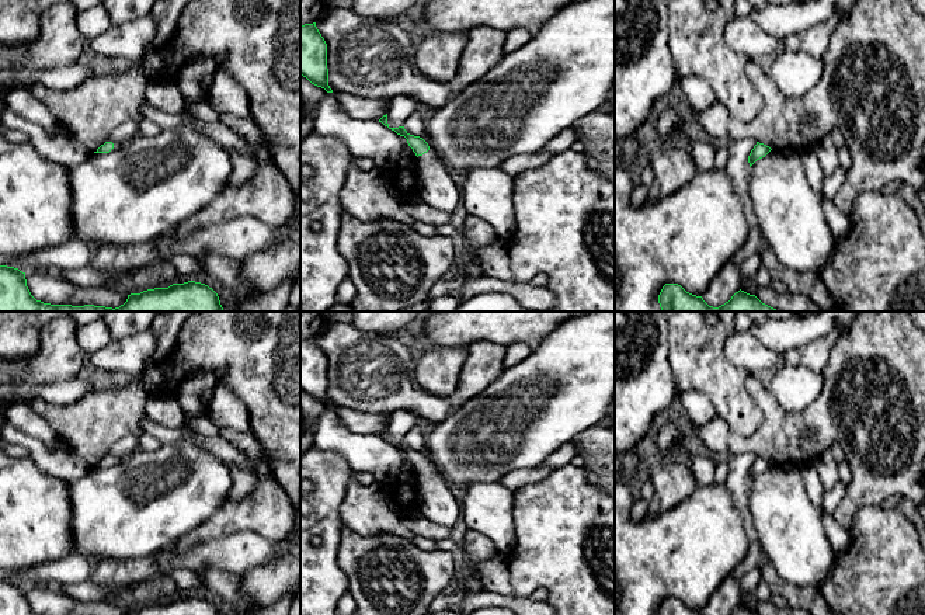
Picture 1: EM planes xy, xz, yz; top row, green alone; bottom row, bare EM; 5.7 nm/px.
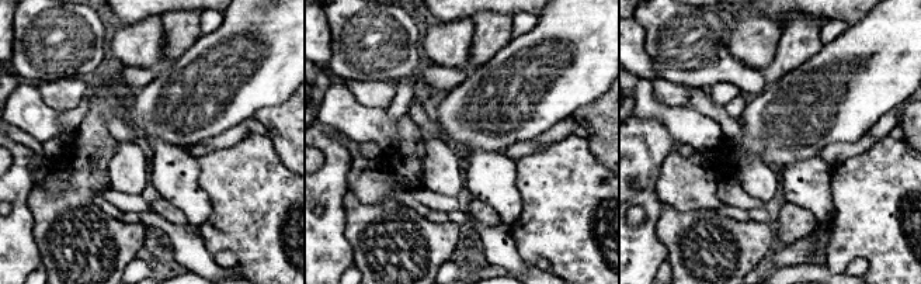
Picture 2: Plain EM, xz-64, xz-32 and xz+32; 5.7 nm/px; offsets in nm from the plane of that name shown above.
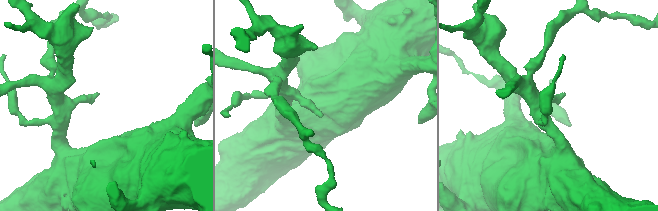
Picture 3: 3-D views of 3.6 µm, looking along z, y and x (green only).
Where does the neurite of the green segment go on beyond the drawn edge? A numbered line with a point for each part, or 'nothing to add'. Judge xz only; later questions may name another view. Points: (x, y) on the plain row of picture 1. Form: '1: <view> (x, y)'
1: xz (435, 499)

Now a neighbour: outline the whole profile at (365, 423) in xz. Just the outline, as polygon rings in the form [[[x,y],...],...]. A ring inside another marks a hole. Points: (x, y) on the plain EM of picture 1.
[[[334,407],[341,423],[354,434],[379,435],[389,425],[389,414]]]

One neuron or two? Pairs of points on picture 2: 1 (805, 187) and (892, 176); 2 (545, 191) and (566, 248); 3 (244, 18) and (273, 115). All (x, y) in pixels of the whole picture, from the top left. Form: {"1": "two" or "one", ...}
{"1": "two", "2": "one", "3": "two"}

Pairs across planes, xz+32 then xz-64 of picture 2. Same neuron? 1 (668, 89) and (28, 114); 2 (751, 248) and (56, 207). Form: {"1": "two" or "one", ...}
{"1": "two", "2": "one"}

